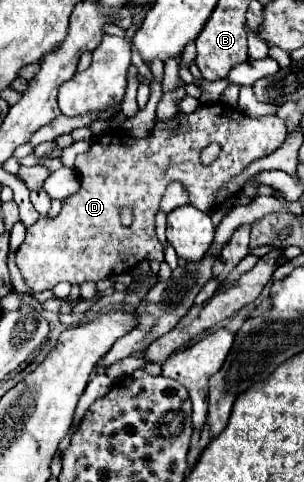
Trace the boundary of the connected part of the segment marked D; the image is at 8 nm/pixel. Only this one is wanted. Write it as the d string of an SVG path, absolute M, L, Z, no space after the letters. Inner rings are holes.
M222 102L214 104L202 104L198 106L192 114L182 114L178 112L170 120L156 122L152 132L146 138L132 138L122 130L116 132L106 132L98 136L92 142L92 148L86 154L80 154L76 158L74 168L80 174L80 190L72 196L68 196L62 204L62 212L56 218L42 218L36 224L28 226L26 238L22 246L16 252L16 264L20 268L20 274L28 286L30 292L44 292L52 290L58 282L70 282L74 284L84 284L88 280L98 282L104 278L114 278L118 274L128 274L138 266L140 260L164 260L164 248L160 242L154 242L154 216L158 212L160 198L166 190L166 186L174 180L182 182L184 188L188 190L190 204L202 212L212 212L220 200L218 194L224 190L226 182L232 178L240 176L254 160L264 158L272 154L276 148L284 144L288 136L288 128L282 118L278 116L260 116L260 118L250 118L242 114L238 108L232 108ZM212 140L222 144L222 152L216 158L214 166L204 166L198 158L200 150L208 146ZM122 208L130 208L132 212L132 224L122 226L120 214Z

